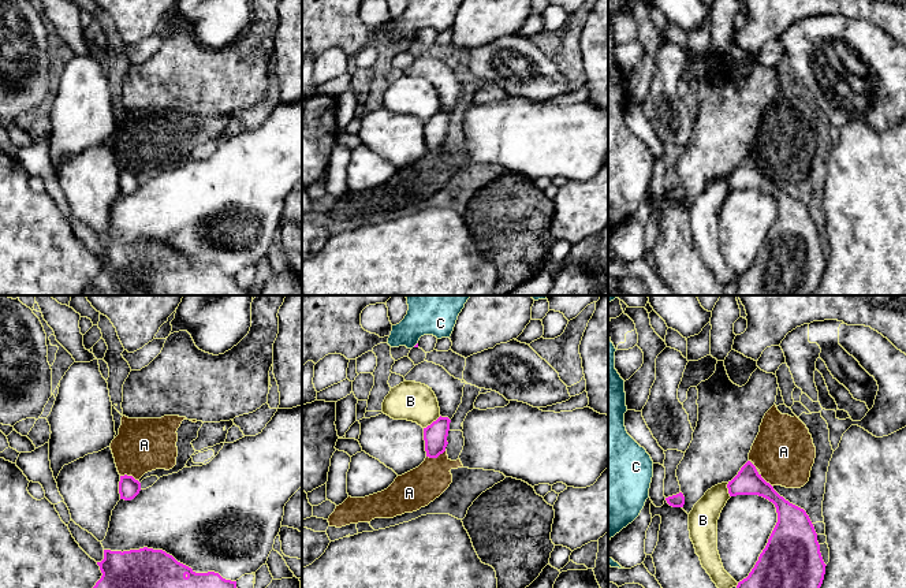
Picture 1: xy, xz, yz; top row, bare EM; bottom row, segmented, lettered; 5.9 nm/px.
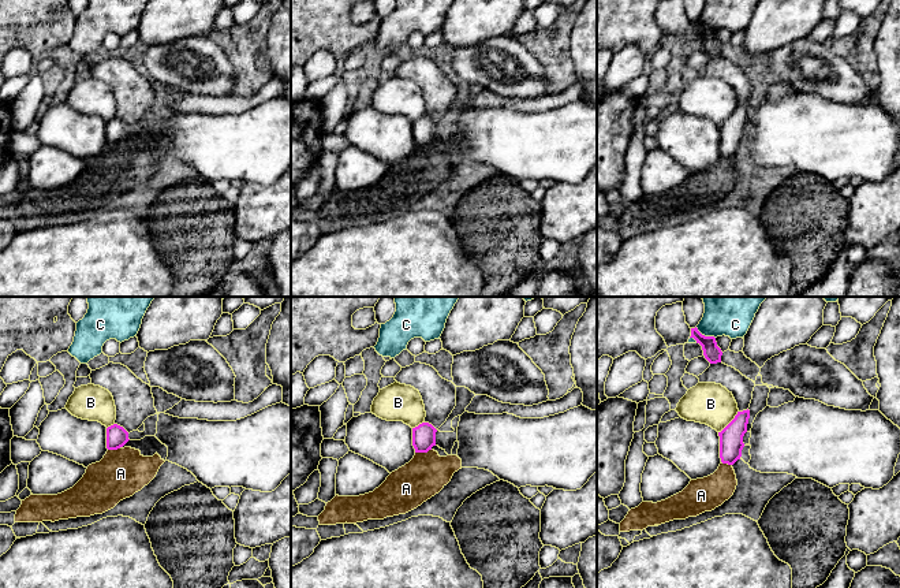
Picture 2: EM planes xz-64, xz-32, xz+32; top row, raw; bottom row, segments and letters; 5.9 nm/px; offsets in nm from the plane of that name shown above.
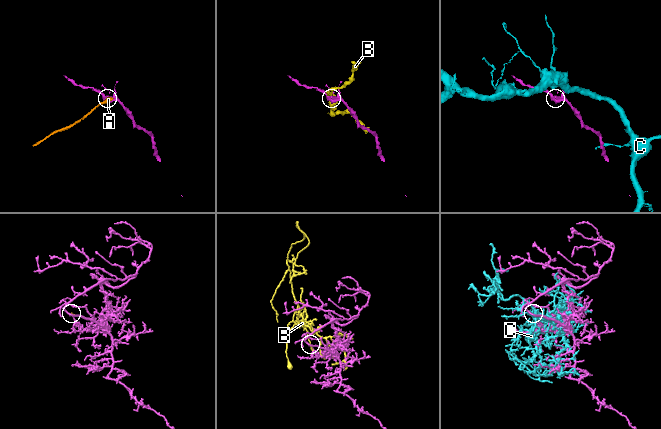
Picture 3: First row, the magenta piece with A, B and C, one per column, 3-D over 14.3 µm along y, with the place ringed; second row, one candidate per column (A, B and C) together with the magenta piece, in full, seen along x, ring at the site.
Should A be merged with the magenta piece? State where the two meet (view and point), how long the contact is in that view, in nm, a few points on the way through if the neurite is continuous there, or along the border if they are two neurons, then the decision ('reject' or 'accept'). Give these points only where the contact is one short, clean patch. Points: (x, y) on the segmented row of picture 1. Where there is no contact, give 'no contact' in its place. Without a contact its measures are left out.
xy (130, 476) | 120 nm | along xy (120, 475), (131, 475), (138, 482) | reject

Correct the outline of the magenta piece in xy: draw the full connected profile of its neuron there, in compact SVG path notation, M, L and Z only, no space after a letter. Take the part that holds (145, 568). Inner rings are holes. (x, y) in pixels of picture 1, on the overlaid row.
M104 550L102 573L93 588L236 588L219 573L195 573L163 550Z

